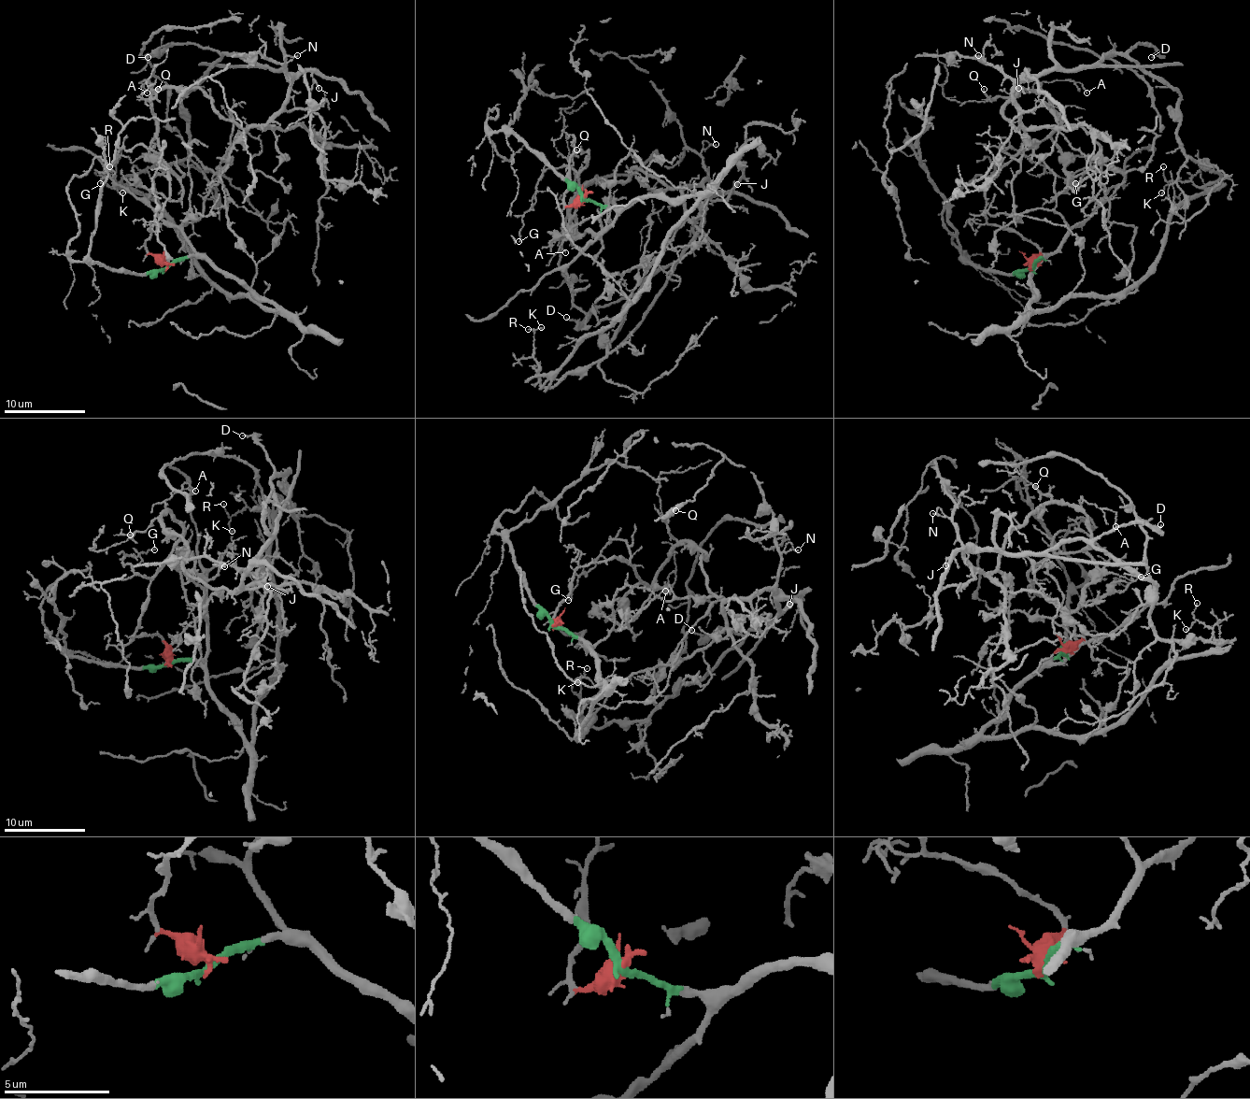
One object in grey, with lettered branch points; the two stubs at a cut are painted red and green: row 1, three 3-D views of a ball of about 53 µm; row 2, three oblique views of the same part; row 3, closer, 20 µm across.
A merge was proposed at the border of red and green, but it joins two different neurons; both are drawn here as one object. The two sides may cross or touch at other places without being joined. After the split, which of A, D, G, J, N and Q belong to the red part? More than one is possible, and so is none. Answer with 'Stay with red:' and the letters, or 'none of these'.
Stay with red: A, D, G, J, N, Q

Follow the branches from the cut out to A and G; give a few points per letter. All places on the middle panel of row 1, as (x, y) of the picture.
A: (586, 197), (563, 201), (572, 155), (588, 150), (575, 223), (570, 207), (560, 240), (566, 252)
G: (586, 197), (563, 201), (570, 159), (588, 150), (578, 178), (568, 167), (549, 167), (542, 178), (519, 242)

